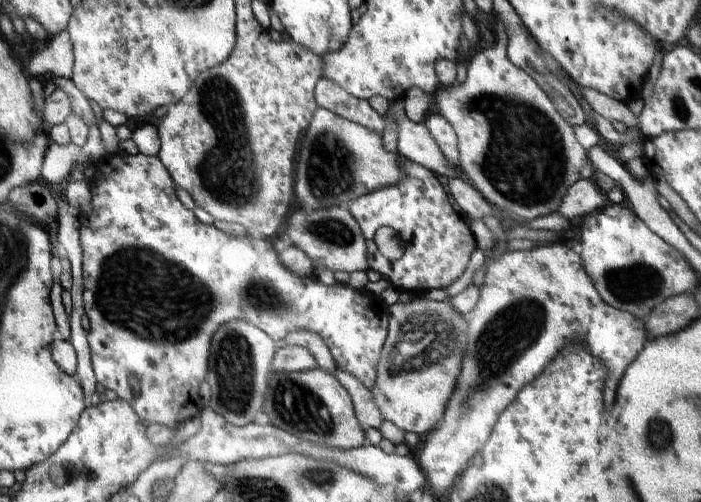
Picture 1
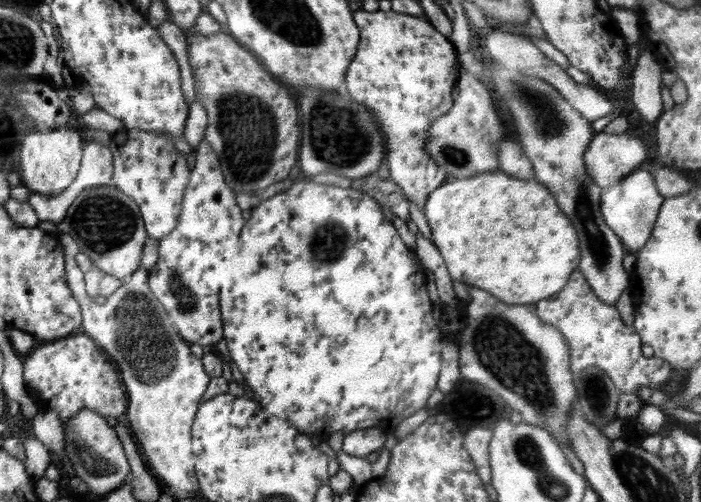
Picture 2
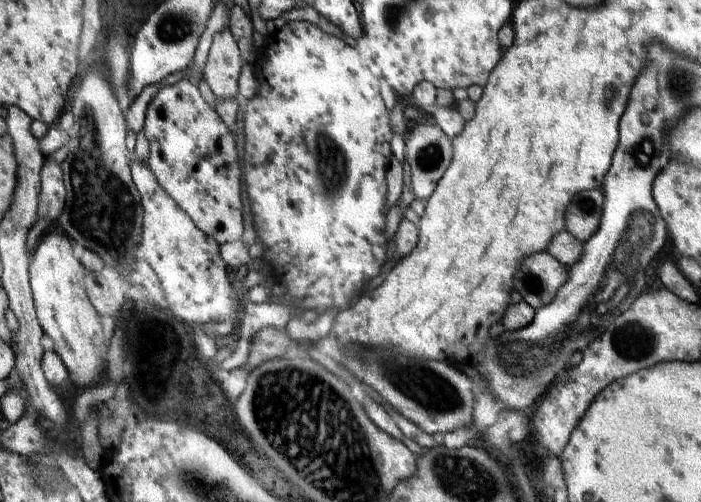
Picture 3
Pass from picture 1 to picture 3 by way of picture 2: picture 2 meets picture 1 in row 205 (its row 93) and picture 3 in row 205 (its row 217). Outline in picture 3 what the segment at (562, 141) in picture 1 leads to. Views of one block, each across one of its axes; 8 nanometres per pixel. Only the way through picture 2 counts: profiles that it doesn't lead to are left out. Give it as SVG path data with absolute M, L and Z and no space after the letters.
M598 189L574 194L564 212L565 231L584 244L597 232L603 203Z

